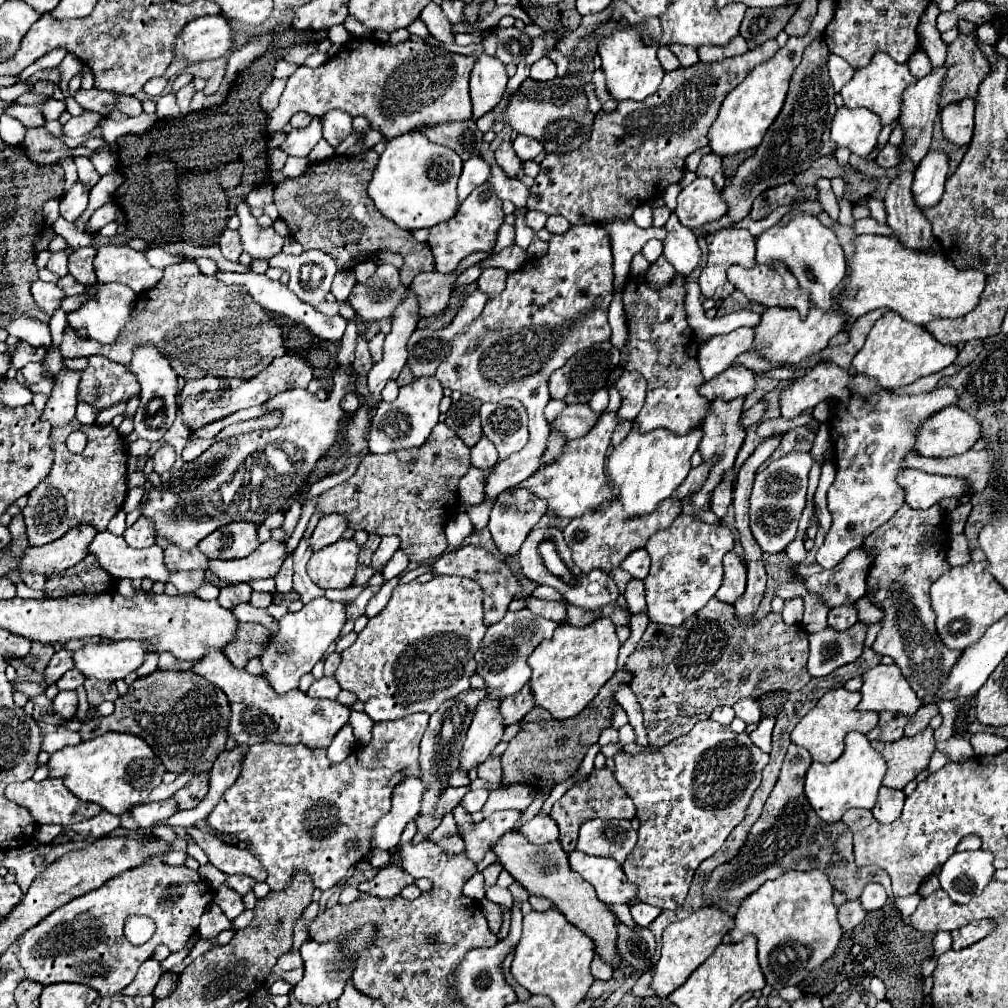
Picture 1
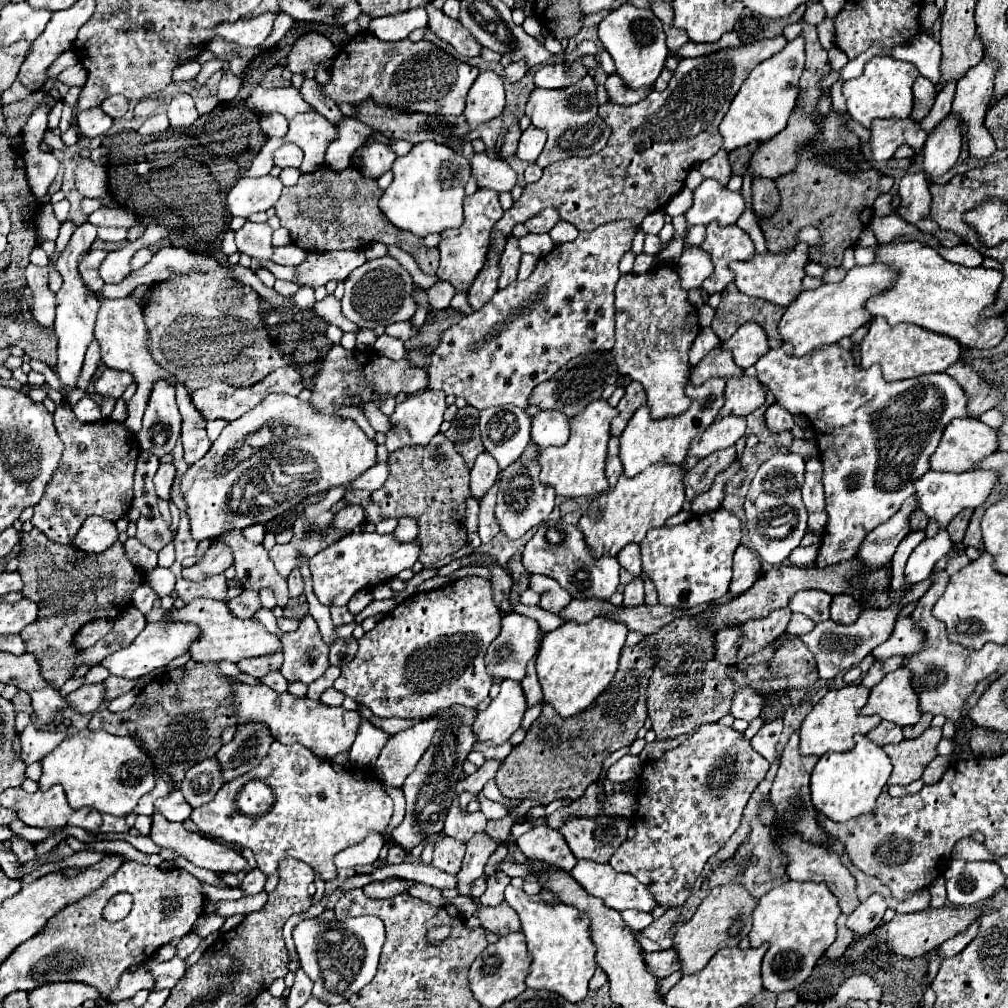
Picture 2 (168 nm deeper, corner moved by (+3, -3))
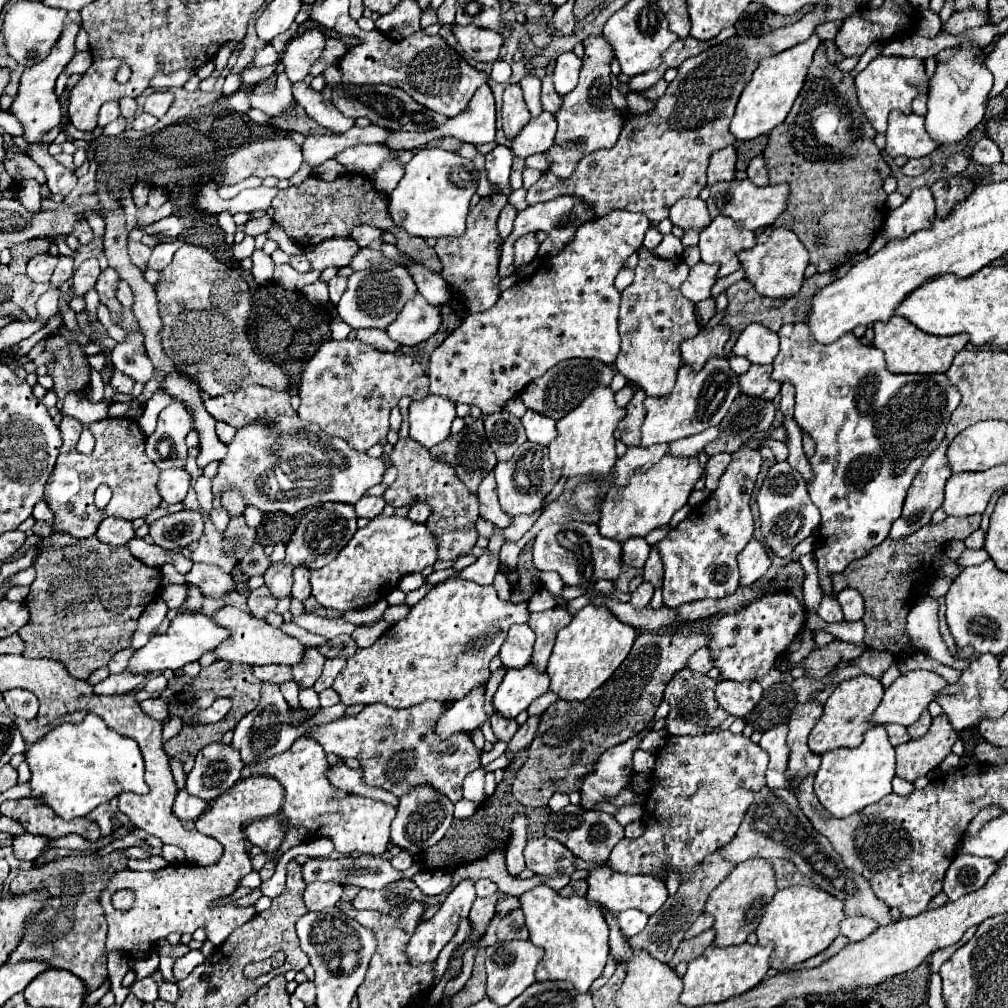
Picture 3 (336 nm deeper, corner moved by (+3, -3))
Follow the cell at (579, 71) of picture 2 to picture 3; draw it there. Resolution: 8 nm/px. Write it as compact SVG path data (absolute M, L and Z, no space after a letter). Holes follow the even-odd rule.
M572 51L562 53L556 59L556 69L554 69L554 87L560 95L566 95L570 89L578 85L578 73L582 67L582 59L576 57Z

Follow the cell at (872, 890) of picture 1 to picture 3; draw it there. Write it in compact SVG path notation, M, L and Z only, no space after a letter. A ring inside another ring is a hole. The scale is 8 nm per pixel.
M848 917L840 923L840 933L844 937L848 937L850 941L862 941L870 933L874 933L876 927L878 927L876 921L872 921L868 917Z

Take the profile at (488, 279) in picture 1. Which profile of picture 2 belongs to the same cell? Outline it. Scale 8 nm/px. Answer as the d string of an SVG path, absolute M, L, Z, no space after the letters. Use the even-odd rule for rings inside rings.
M510 237L506 243L506 249L500 259L500 279L498 279L498 289L506 289L512 281L516 281L518 273L518 263L520 263L522 251L516 245L516 239Z

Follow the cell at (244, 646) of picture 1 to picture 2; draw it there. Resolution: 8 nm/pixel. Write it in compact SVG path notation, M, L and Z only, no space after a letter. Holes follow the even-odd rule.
M282 653L278 655L262 655L262 657L254 657L254 659L242 659L238 661L238 669L242 673L248 673L252 677L262 677L272 669L280 669L282 665Z

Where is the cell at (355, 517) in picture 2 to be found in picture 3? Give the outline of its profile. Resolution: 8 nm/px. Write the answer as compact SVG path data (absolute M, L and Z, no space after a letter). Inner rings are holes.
M366 495L364 499L360 499L360 501L354 505L354 509L356 509L356 515L358 515L358 517L372 519L372 517L380 515L386 505L388 505L388 503L386 503L382 497L370 497L370 495Z

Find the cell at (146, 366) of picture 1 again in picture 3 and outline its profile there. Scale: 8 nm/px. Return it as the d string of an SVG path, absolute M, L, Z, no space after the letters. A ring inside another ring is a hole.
M172 403L168 405L160 417L158 417L158 427L156 431L146 439L146 455L160 467L160 469L170 469L170 467L180 467L184 465L182 461L188 457L188 447L186 447L186 435L194 429L194 421L190 413L180 405ZM166 439L172 443L172 455L170 459L162 459L158 453L158 443Z

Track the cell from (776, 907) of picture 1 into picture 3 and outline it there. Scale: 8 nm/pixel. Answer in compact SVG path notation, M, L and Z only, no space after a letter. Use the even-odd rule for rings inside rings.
M792 885L780 889L774 895L772 903L766 907L766 913L756 929L756 935L758 943L774 945L772 967L784 971L824 951L836 939L838 925L842 919L846 919L844 901L836 899L834 895L814 885Z

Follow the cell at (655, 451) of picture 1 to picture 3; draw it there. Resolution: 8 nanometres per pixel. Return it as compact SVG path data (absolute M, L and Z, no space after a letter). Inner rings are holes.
M710 357L702 371L692 371L690 365L682 365L678 371L676 387L670 397L648 397L644 401L646 419L642 425L642 447L656 443L672 443L676 439L704 431L706 427L720 425L738 393L738 375L730 369L726 357Z

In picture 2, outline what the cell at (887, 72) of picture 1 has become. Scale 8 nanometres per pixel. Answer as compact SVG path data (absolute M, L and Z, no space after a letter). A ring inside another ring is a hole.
M872 57L866 67L864 73L856 79L850 79L844 83L842 93L846 97L848 103L848 113L852 115L852 119L856 119L858 123L862 123L864 127L870 127L872 119L908 119L912 109L914 109L914 93L912 93L912 83L918 77L918 69L912 63L906 61L898 61L892 57Z

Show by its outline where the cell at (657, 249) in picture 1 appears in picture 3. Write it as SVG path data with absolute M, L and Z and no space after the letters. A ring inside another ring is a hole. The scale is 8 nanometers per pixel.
M652 225L652 227L646 231L646 237L644 237L644 247L652 251L652 249L654 249L654 247L662 241L662 237L664 237L664 235L658 231L658 227L654 227L654 225Z

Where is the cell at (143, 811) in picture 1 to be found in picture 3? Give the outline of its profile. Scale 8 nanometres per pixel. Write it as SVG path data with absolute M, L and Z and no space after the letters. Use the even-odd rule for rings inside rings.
M182 789L174 801L174 813L180 821L186 821L186 819L198 819L206 809L208 809L208 801L206 799L200 799L200 797L194 797L194 795L188 795L186 789Z

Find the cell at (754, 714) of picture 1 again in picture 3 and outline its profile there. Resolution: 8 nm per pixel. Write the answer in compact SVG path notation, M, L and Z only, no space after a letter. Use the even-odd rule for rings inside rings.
M718 681L714 687L714 697L718 705L734 717L746 717L762 697L760 683L734 683Z

